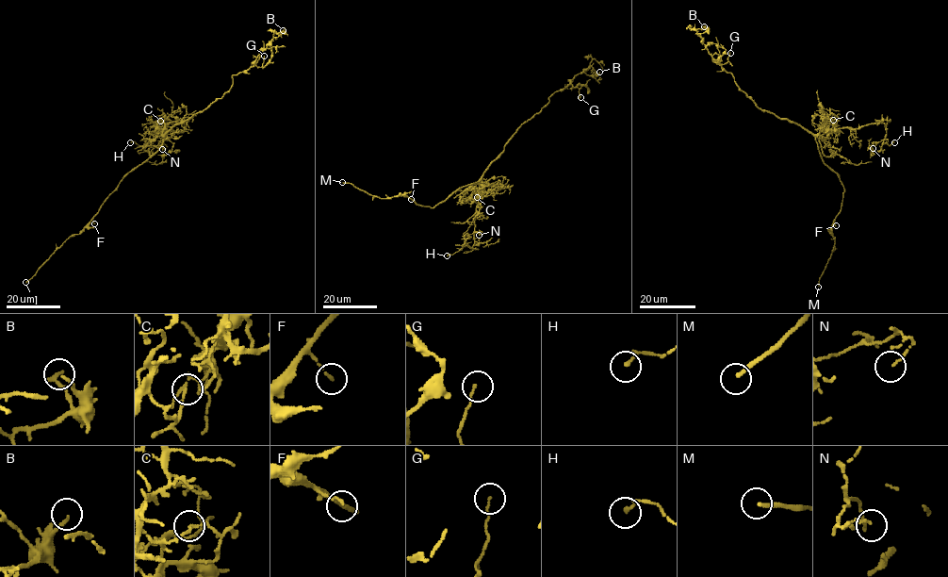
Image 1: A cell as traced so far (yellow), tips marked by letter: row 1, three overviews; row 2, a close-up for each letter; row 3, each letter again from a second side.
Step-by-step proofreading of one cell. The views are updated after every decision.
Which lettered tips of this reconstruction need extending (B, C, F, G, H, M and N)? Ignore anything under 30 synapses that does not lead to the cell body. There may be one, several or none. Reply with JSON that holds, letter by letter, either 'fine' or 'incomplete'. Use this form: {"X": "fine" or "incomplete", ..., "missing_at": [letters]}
{"B": "fine", "C": "fine", "F": "fine", "G": "fine", "H": "fine", "M": "incomplete", "N": "fine", "missing_at": ["M"]}

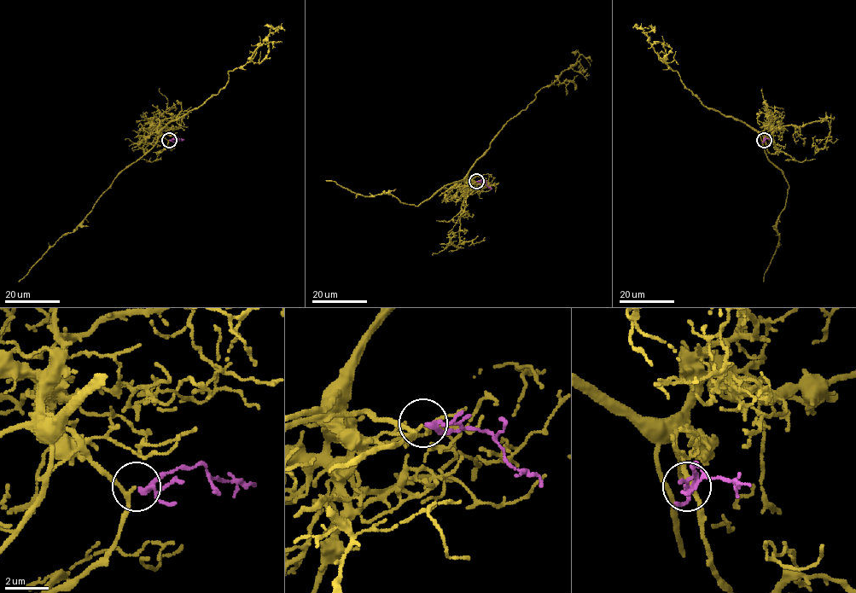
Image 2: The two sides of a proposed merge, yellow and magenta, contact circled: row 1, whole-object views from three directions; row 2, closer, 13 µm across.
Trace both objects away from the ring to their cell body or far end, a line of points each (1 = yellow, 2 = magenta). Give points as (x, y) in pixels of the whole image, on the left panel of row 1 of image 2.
1: (169, 140), (160, 132), (217, 94), (228, 80), (228, 71), (241, 67), (249, 61), (270, 29), (282, 28)
2: (169, 140), (177, 136), (184, 140)

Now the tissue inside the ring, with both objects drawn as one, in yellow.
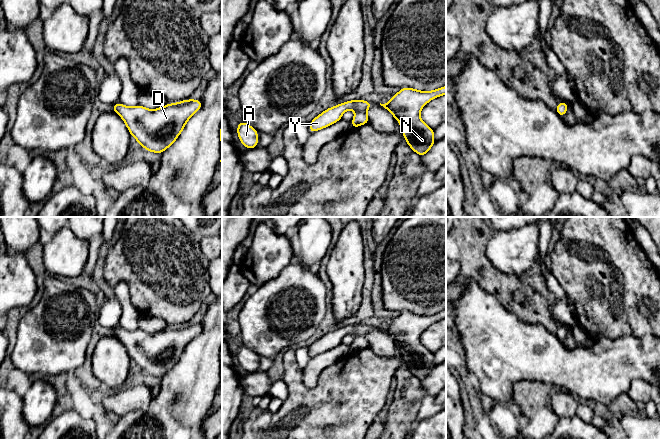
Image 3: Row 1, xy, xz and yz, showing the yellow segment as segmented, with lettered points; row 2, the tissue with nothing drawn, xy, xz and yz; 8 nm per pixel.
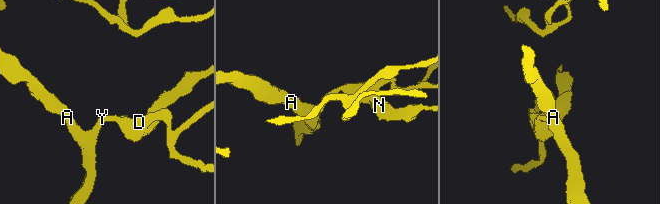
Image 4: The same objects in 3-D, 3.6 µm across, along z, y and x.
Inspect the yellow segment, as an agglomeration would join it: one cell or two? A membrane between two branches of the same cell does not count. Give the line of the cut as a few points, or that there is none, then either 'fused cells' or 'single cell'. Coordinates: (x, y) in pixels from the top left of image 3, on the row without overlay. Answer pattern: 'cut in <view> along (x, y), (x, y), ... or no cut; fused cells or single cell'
no cut; single cell

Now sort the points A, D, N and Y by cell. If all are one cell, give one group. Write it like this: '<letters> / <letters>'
A D N Y

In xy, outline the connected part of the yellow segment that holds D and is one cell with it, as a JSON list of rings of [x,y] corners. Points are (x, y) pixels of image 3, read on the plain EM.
[[[187,323],[148,333],[140,328],[127,331],[119,326],[112,331],[125,346],[129,357],[141,371],[153,377],[162,378],[183,355],[187,345],[201,333],[200,323]]]

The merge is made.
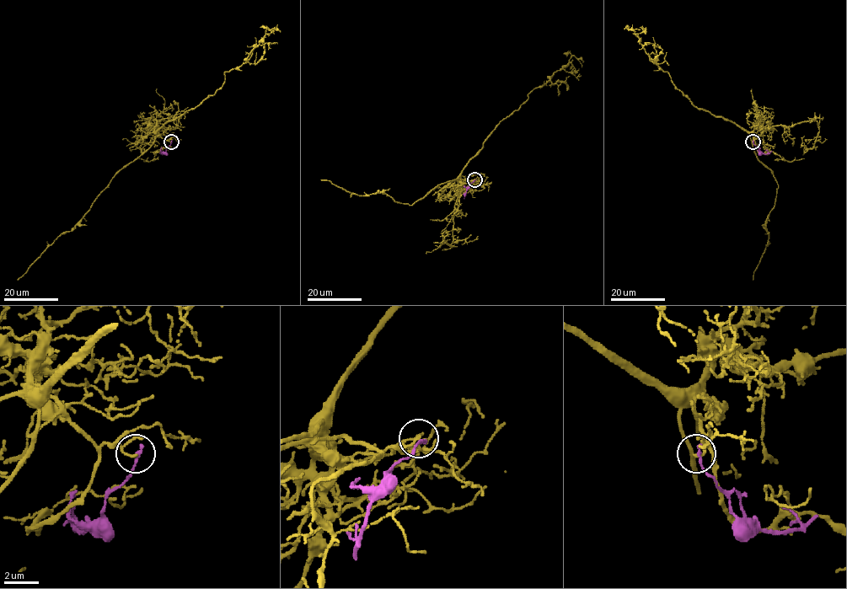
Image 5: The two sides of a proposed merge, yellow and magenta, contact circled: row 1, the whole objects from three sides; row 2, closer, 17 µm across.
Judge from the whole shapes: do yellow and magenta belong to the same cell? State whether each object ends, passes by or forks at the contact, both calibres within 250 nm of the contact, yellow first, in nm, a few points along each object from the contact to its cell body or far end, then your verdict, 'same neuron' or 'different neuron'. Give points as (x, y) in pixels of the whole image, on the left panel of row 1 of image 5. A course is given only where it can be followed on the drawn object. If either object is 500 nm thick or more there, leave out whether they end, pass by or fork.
yellow ends | magenta ends | 130/200 nm | yellow via (171, 141), (157, 132), (213, 94), (224, 81), (224, 72), (238, 68), (245, 61), (265, 30), (278, 29) | magenta via (171, 141), (163, 154), (161, 150) | different neuron

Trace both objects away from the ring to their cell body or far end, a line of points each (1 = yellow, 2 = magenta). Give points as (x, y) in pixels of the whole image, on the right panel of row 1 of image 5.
1: (753, 141), (752, 133), (697, 109), (675, 86), (667, 72), (653, 61), (640, 39), (629, 29), (640, 29)
2: (753, 141), (759, 152), (766, 154), (769, 152), (765, 150)

